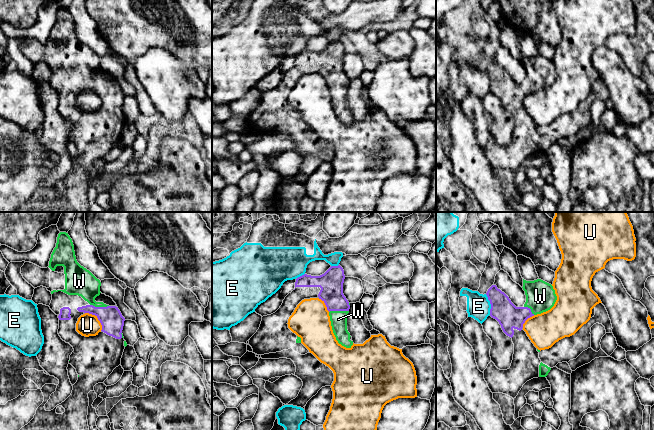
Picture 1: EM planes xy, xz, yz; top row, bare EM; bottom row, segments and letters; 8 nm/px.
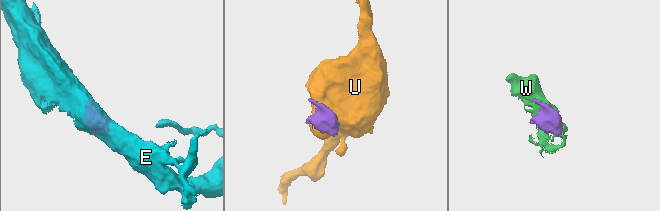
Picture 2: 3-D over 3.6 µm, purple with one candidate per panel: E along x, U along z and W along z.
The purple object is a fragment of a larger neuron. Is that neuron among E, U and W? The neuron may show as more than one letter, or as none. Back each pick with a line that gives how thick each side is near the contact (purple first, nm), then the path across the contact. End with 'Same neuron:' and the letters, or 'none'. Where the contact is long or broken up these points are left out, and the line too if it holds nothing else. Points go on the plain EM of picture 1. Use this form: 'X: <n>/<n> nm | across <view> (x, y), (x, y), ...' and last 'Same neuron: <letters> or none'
W: 190/130 nm
Same neuron: W

